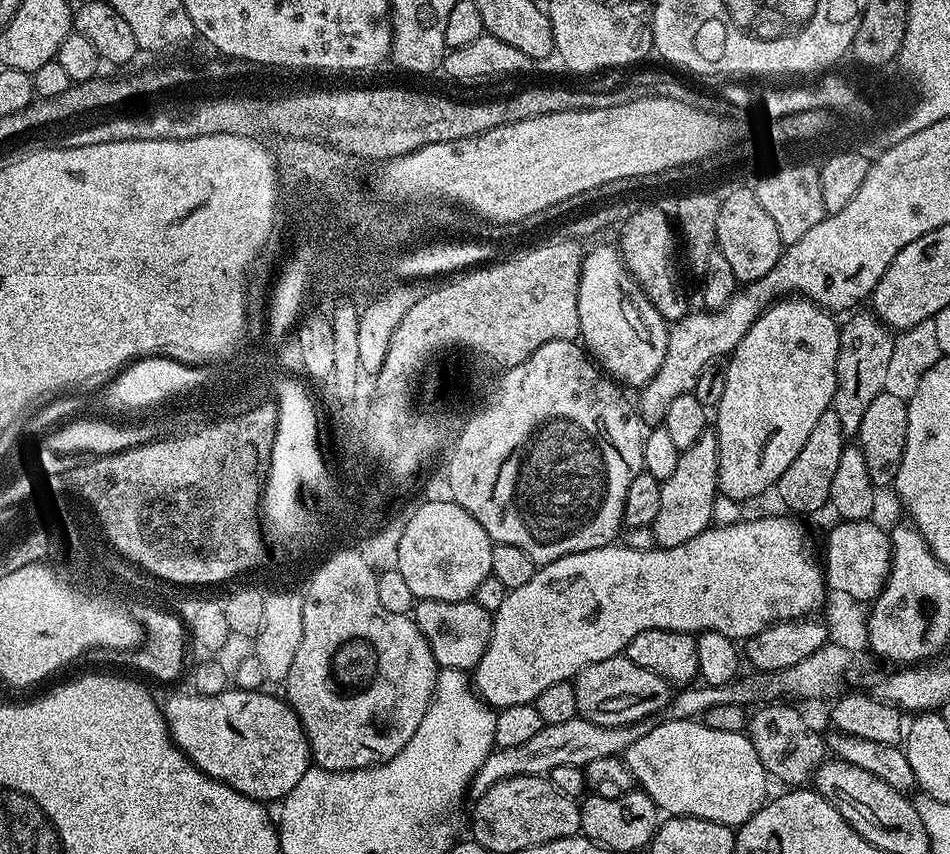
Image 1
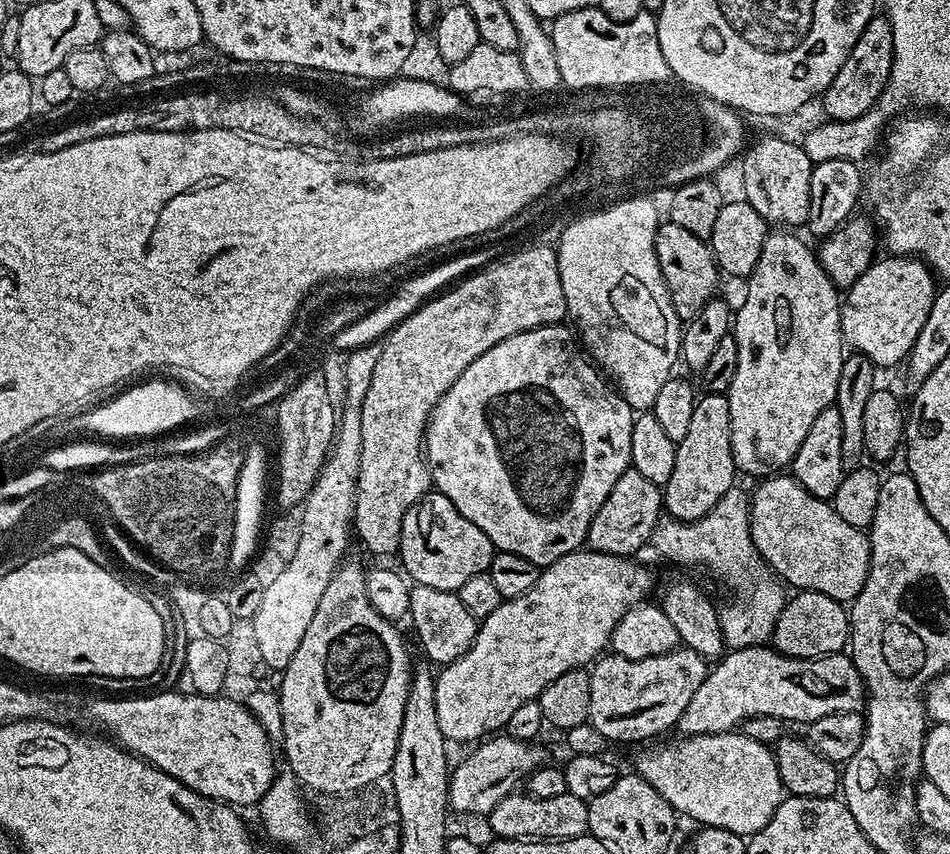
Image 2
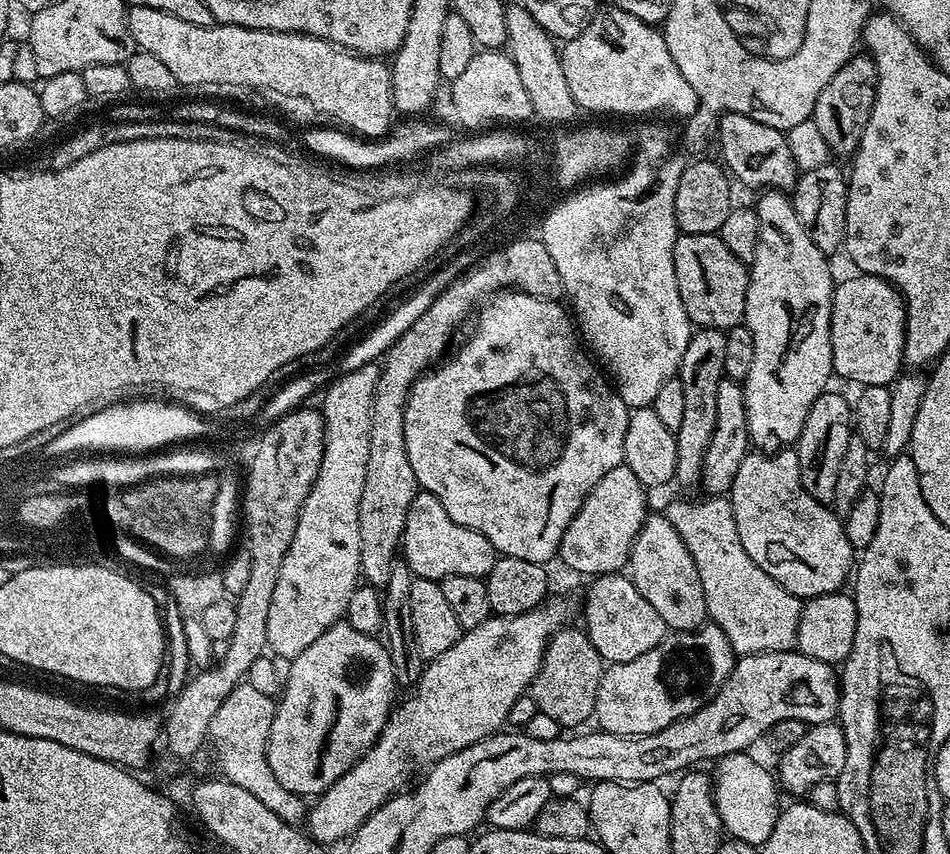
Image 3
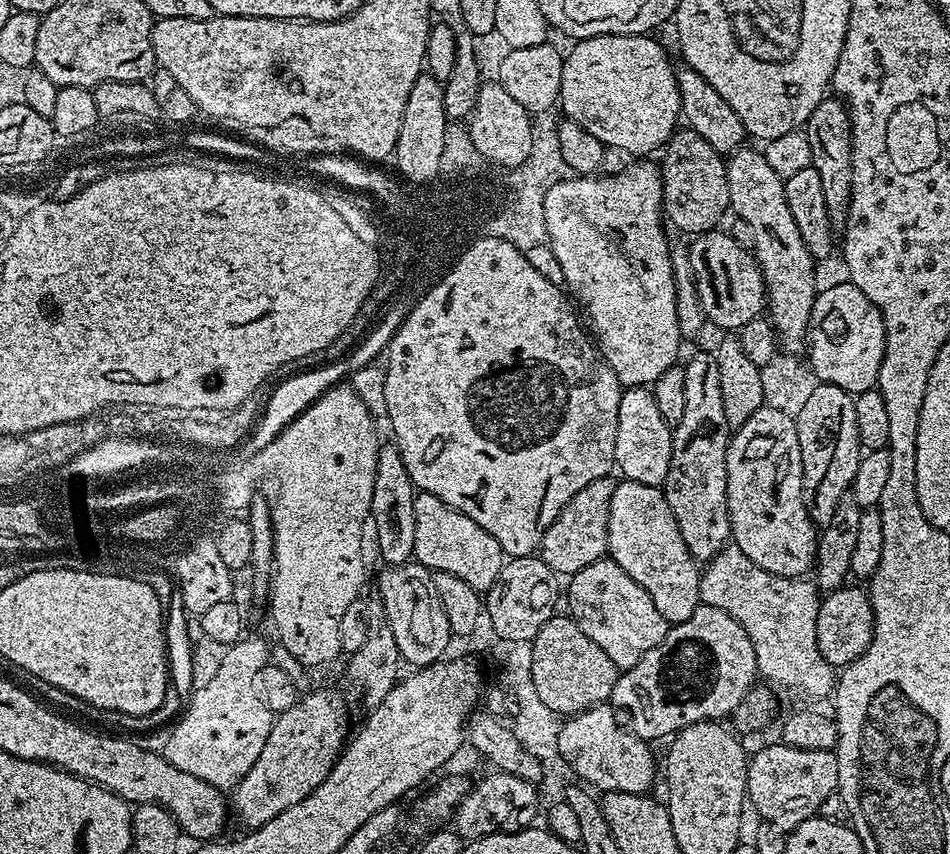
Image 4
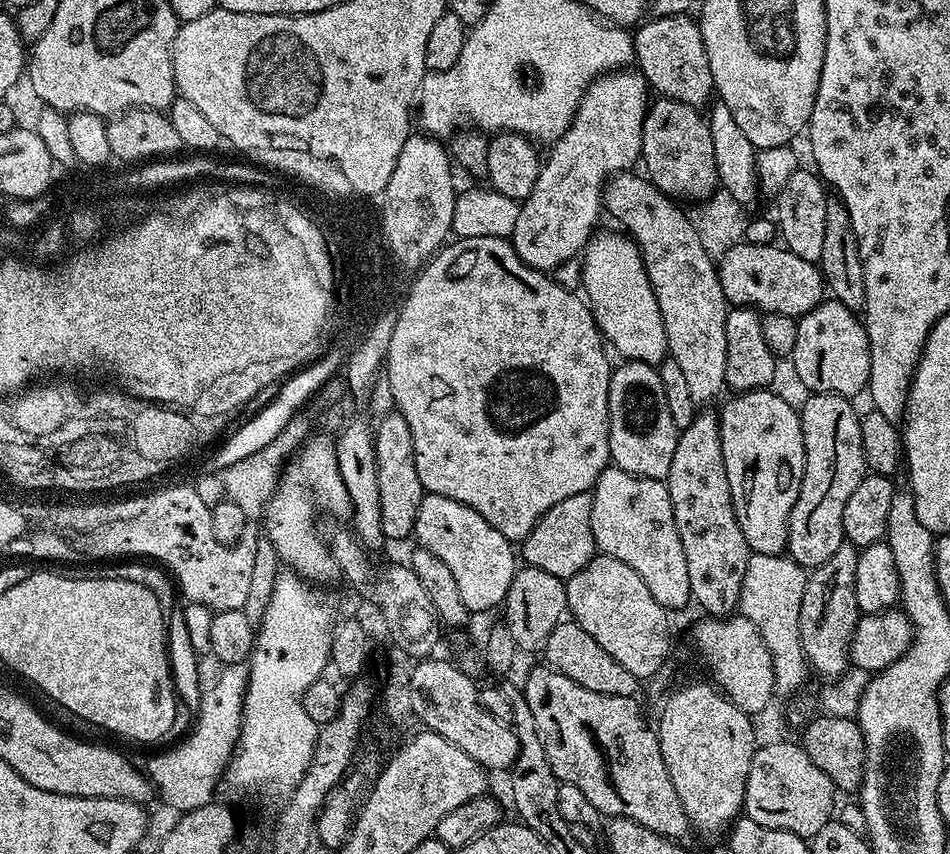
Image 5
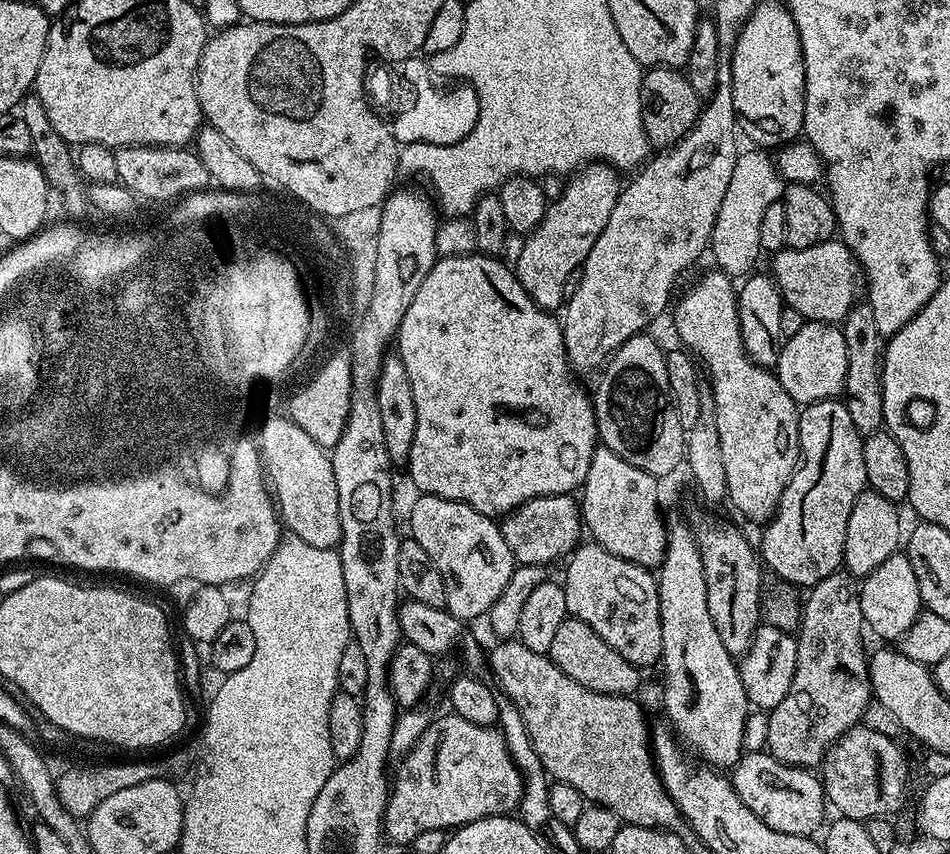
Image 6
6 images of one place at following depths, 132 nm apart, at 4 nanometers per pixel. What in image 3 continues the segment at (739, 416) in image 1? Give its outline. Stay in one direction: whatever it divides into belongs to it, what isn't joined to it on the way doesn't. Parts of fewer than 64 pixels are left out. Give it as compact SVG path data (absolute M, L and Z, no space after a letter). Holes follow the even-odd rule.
M764 190L759 196L760 201L754 204L758 214L758 250L750 261L742 321L754 338L754 362L742 383L751 447L771 454L795 445L802 434L802 426L806 426L810 406L814 406L817 398L829 387L828 379L833 379L830 310L834 279L828 265L829 257L818 250L818 246L810 242L810 234L802 230L802 222L798 222L789 193Z

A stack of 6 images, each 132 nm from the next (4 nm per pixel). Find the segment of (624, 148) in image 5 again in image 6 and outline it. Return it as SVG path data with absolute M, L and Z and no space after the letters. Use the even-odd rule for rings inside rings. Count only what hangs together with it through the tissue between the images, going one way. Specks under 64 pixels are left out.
M592 162L571 173L567 177L568 185L561 190L560 197L549 203L542 222L533 232L523 237L524 245L516 256L514 271L518 282L522 282L522 290L530 294L530 298L539 308L556 310L565 303L566 274L570 274L570 270L584 267L584 259L590 254L590 250L594 250L598 234L602 234L602 230L606 230L606 222L610 222L610 210L614 210L622 187L622 180L616 176L619 176L617 169L607 162Z

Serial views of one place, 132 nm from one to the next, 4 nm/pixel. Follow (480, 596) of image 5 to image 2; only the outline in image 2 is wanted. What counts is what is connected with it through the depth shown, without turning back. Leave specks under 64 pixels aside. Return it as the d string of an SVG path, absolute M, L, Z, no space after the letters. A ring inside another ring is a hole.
M429 490L402 518L398 560L404 563L402 568L409 581L434 590L459 593L462 582L488 571L493 555L490 538L470 518L462 518L454 510L454 502L440 492Z

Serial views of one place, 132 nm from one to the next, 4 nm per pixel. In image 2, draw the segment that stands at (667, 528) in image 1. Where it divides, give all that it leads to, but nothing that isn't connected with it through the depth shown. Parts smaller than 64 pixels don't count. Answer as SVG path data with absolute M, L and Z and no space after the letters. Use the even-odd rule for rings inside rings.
M710 392L701 395L690 417L686 438L676 445L674 474L662 485L663 511L675 520L697 520L712 509L737 483L738 469L730 446L730 406L727 395Z

